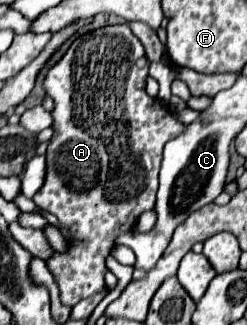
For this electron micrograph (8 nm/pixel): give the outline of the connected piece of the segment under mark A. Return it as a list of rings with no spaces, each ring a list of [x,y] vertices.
[[[105,25],[85,35],[79,35],[65,55],[47,71],[43,79],[45,91],[55,101],[53,137],[47,147],[47,175],[43,187],[35,193],[33,201],[41,209],[55,215],[71,235],[63,253],[53,251],[47,259],[47,267],[53,273],[61,303],[73,307],[81,299],[95,293],[109,291],[105,285],[107,257],[115,247],[115,239],[121,233],[135,231],[141,213],[155,207],[155,193],[159,185],[161,153],[167,141],[181,135],[187,125],[177,119],[171,107],[161,105],[157,97],[149,97],[145,91],[145,79],[149,71],[149,59],[141,41],[131,33],[129,25]]]

